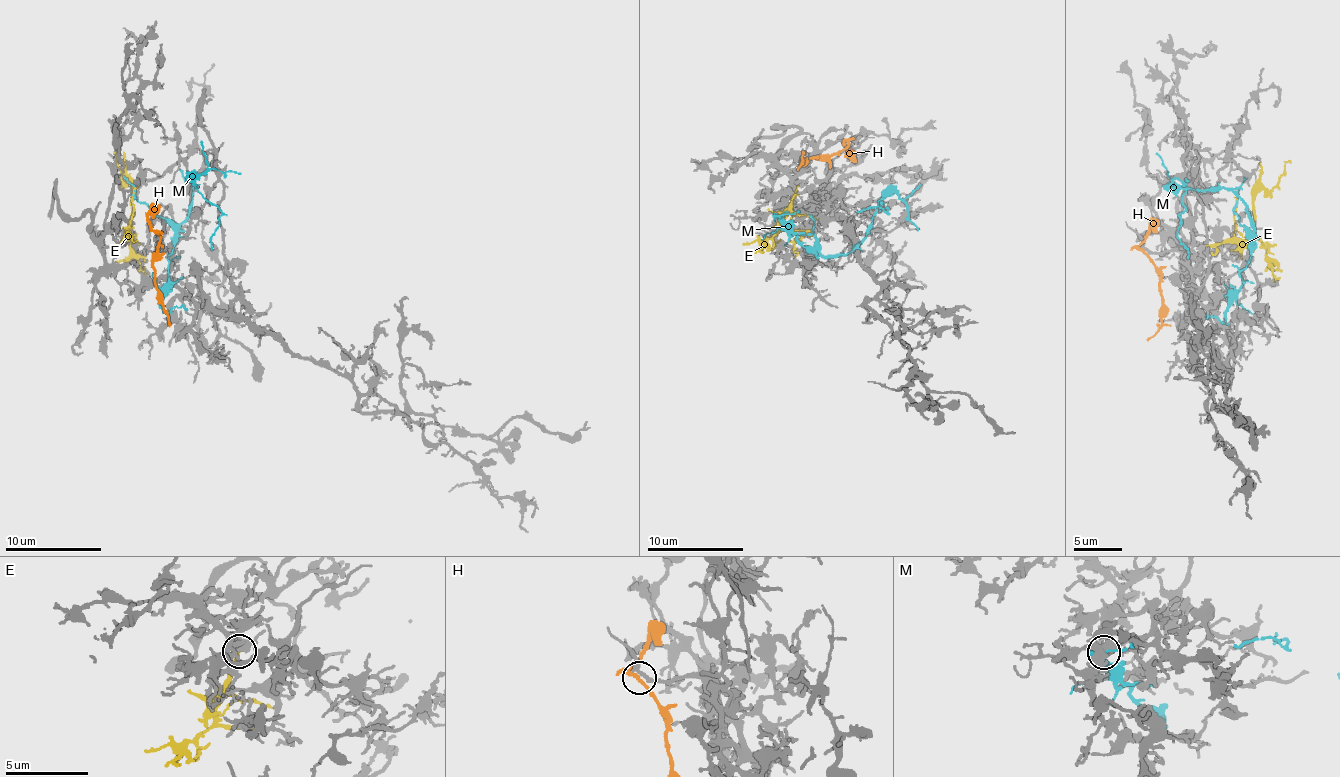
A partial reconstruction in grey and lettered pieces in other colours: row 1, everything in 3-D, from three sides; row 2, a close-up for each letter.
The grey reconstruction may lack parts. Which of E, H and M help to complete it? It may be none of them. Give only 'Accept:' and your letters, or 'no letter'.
Accept: E

